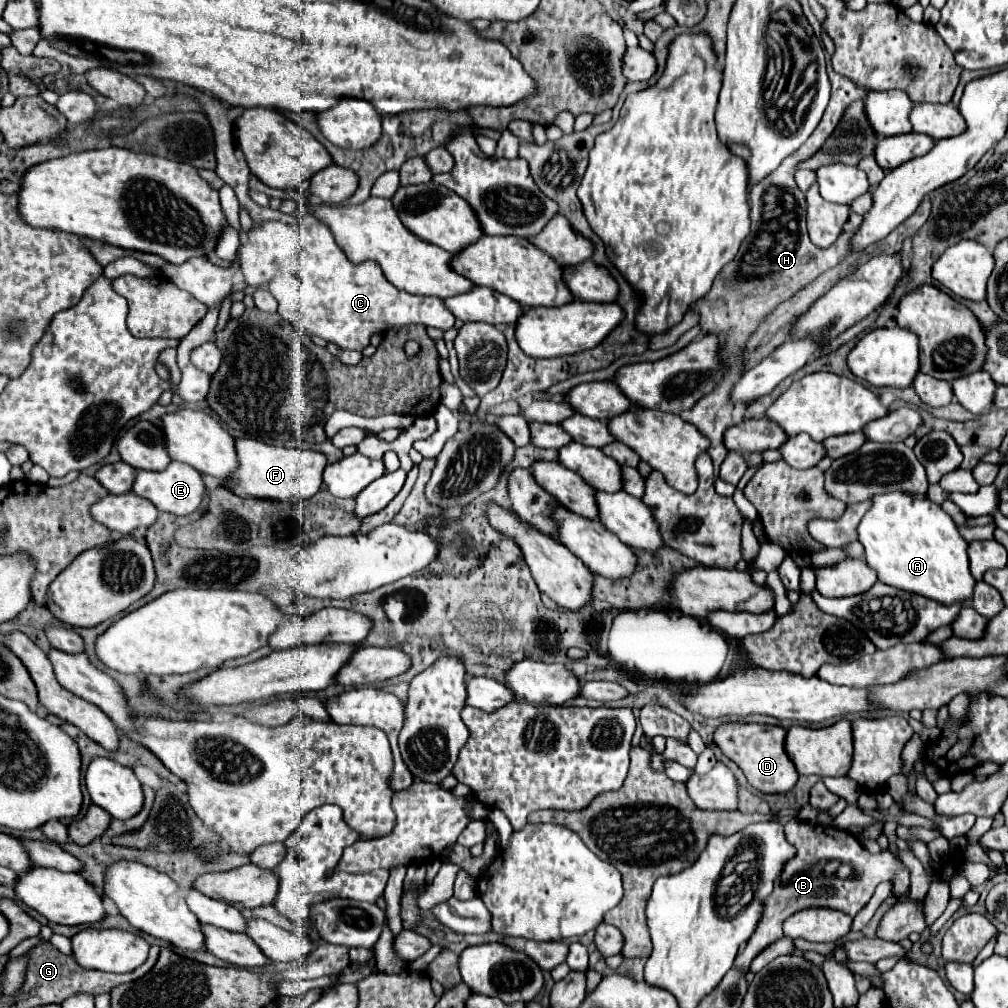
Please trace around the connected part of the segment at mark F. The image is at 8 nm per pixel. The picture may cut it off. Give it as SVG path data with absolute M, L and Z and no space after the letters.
M236 439L236 453L240 467L226 481L226 487L238 497L258 497L274 501L306 501L322 487L322 473L328 465L324 453L310 449L274 447L256 439Z

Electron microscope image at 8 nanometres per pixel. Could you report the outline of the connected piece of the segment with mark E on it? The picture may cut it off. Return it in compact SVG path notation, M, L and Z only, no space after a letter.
M172 461L168 465L168 469L160 471L160 473L138 471L132 493L152 501L160 511L166 511L166 513L172 513L172 515L190 515L200 507L200 503L206 495L206 485L202 481L202 475L194 467L188 467L186 463Z

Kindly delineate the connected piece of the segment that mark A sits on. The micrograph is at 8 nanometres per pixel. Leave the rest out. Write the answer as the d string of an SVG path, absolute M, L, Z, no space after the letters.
M904 491L874 495L870 503L872 507L868 509L868 513L858 525L858 541L866 549L868 567L878 571L878 579L882 583L910 591L910 593L920 593L928 599L934 599L946 605L952 605L954 601L966 601L972 597L972 589L976 581L968 569L968 555L966 555L968 543L958 533L958 527L952 521L952 517L940 505L936 505L926 497L916 497Z

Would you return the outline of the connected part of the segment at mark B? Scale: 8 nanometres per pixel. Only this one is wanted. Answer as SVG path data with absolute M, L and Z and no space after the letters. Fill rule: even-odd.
M790 819L784 827L786 837L792 845L796 845L798 853L788 861L788 865L784 867L780 879L774 883L774 891L772 895L766 899L766 911L754 931L754 935L750 937L746 949L736 957L736 967L748 969L750 961L770 943L774 943L776 939L782 937L782 923L786 917L790 917L792 913L806 909L806 907L830 907L830 909L838 909L848 913L850 917L854 917L874 895L874 889L878 883L882 881L890 881L894 879L894 893L896 895L904 895L910 887L908 881L908 869L896 861L892 857L892 853L882 851L882 853L870 853L852 833L838 829L834 825L816 825L816 823L808 823L808 821L800 821L800 819ZM828 861L840 861L840 863L848 863L852 867L852 875L846 879L840 879L836 875L826 877L824 875L824 863Z

